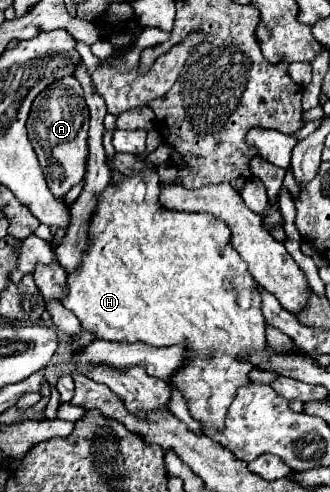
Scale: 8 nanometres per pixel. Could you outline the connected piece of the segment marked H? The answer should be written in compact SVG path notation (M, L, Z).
M145 170L139 172L137 176L131 178L123 178L121 184L107 186L103 194L99 194L99 204L95 208L95 214L91 218L91 228L89 228L89 236L91 236L91 244L83 256L83 264L67 276L67 286L69 286L69 296L63 300L63 306L71 312L75 312L75 316L81 320L83 328L89 328L97 340L119 340L119 342L145 342L149 346L169 346L169 344L183 344L185 348L185 360L183 360L183 368L177 370L167 384L173 390L179 390L185 396L185 402L189 406L191 416L203 424L203 426L211 426L211 428L221 428L221 424L225 422L225 412L229 408L229 404L235 400L237 396L237 388L243 388L245 384L249 384L249 372L255 370L257 366L249 364L249 352L257 352L257 350L265 350L267 348L267 340L265 340L265 318L261 314L261 296L255 288L255 280L249 274L245 262L241 260L241 256L235 252L233 244L231 244L231 230L227 228L227 224L223 220L217 220L213 214L187 214L187 212L171 212L165 210L159 200L159 176L155 170Z

